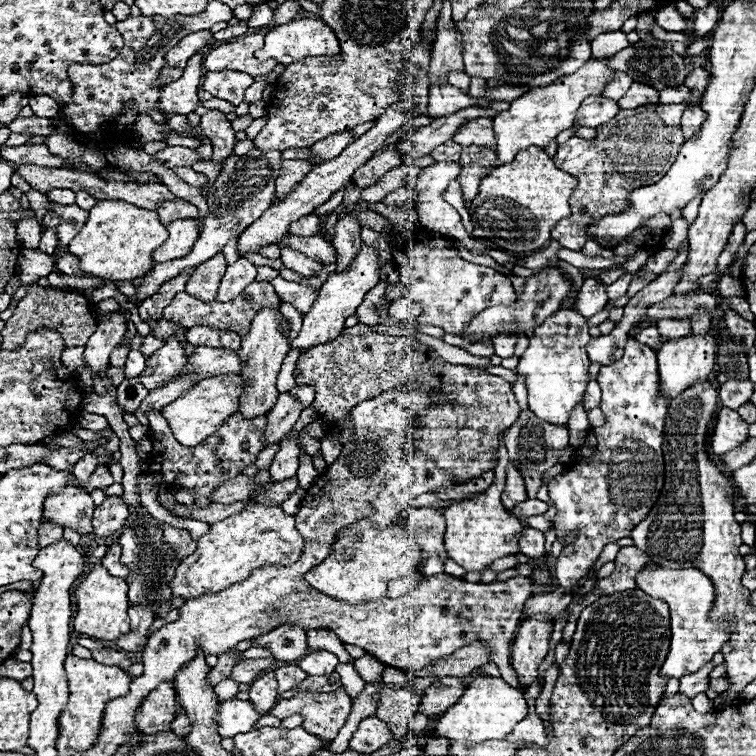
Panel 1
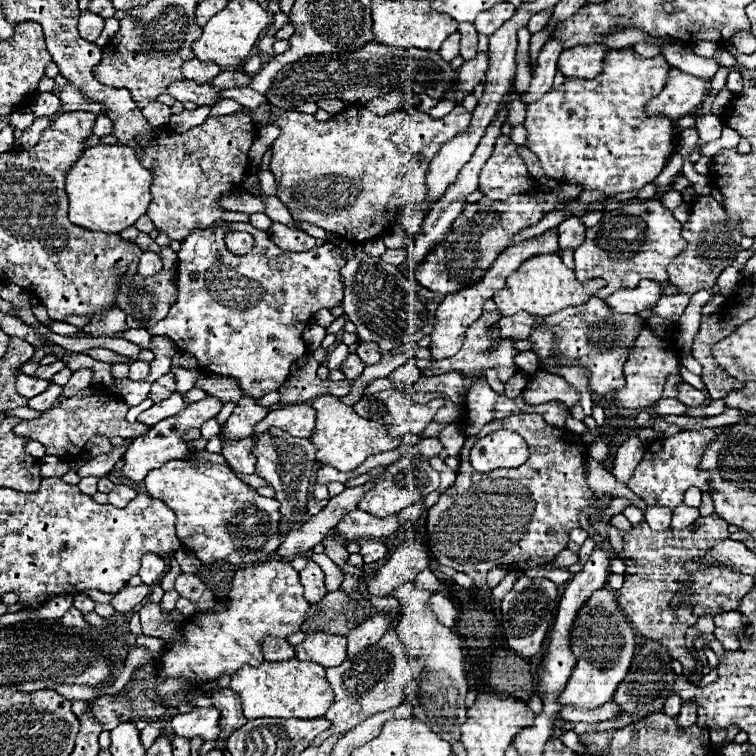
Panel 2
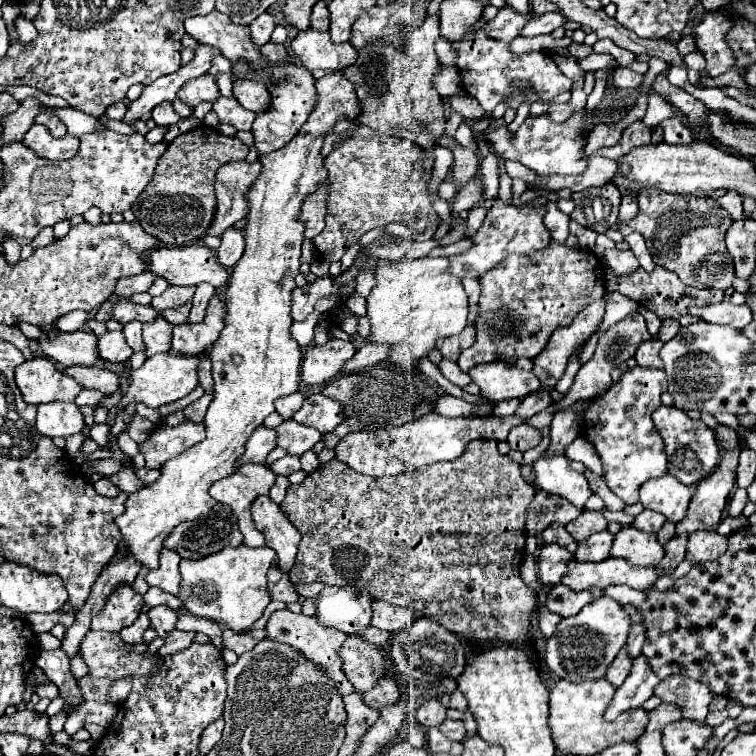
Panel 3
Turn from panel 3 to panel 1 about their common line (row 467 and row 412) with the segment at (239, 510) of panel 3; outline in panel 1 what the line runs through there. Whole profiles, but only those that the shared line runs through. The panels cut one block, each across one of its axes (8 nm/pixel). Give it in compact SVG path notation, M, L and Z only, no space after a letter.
M264 308L254 316L250 332L246 336L242 336L242 348L238 350L240 358L244 358L244 370L240 372L240 376L244 378L240 412L246 418L256 418L260 414L268 414L276 404L278 372L280 372L280 366L290 350L288 334L280 332L282 324L288 324L288 318L284 318L280 308Z

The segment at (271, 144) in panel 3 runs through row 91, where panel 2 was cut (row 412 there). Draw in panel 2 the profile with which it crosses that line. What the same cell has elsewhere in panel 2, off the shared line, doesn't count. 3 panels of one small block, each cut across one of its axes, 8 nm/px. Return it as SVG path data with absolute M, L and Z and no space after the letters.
M294 404L268 412L268 416L256 424L256 432L264 432L276 426L296 438L310 438L314 430L314 422L316 422L316 412L312 406Z

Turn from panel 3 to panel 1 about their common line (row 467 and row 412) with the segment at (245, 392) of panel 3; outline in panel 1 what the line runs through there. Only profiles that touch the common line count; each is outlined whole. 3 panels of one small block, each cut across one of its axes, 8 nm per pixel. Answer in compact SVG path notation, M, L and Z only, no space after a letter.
M220 374L212 376L200 382L200 386L194 386L188 394L180 396L176 402L170 402L162 408L164 418L168 420L176 440L184 446L196 446L208 436L216 434L218 428L228 420L234 412L238 412L240 406L240 392L242 392L242 376L238 374Z

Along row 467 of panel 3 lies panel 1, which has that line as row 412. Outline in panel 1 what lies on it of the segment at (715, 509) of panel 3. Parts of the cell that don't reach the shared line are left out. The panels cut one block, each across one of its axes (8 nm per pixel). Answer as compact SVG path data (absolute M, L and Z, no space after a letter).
M720 408L716 414L716 426L712 432L712 452L726 454L748 440L748 422L744 422L736 410Z

